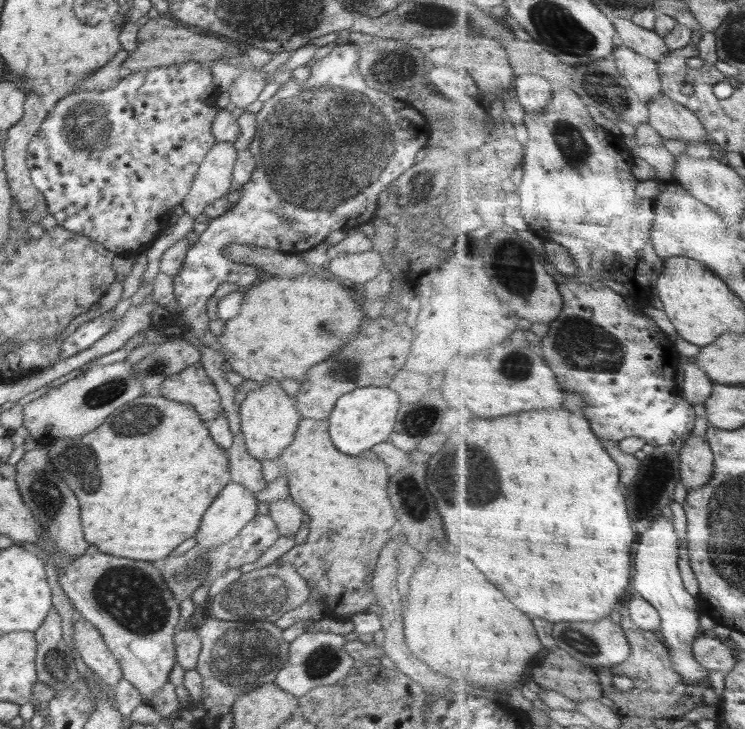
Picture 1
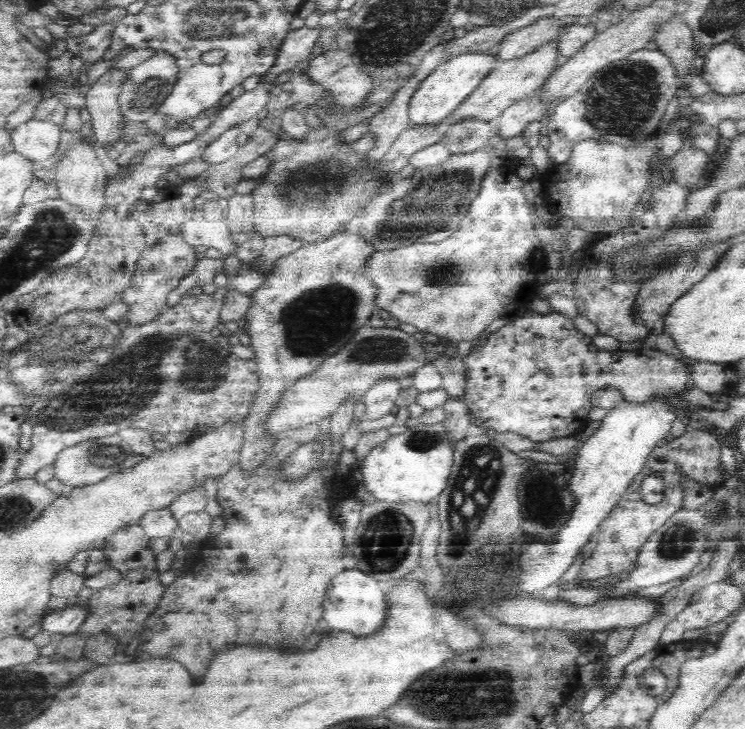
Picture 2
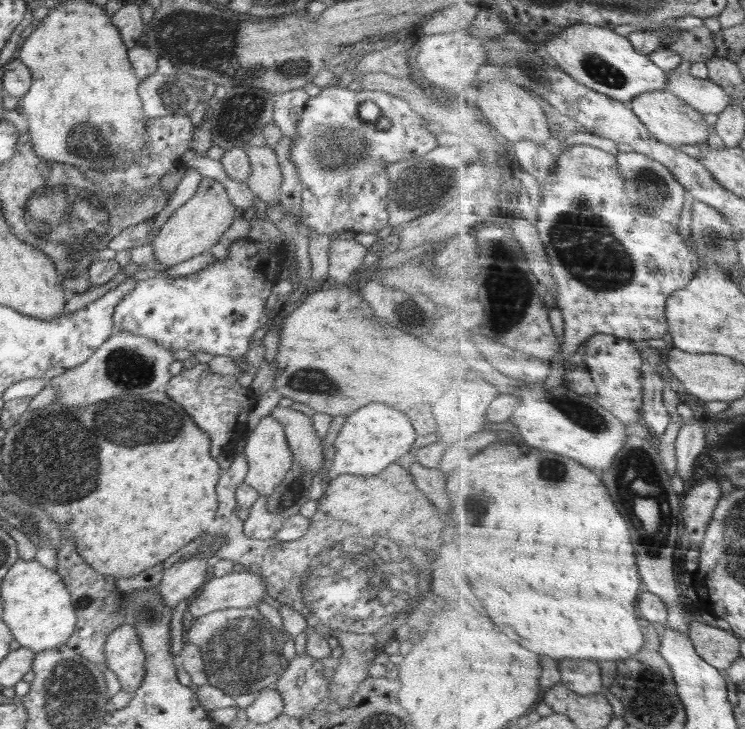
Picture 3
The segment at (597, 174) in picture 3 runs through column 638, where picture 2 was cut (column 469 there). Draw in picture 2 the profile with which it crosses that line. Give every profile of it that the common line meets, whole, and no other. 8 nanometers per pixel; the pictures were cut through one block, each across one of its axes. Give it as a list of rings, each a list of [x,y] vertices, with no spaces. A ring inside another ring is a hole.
[[[502,155],[504,162],[496,168],[488,167],[480,180],[479,192],[473,198],[466,214],[461,218],[458,230],[444,242],[434,244],[408,244],[398,248],[376,251],[370,259],[368,275],[377,286],[377,309],[387,310],[401,322],[413,324],[419,334],[430,332],[448,342],[472,341],[502,316],[527,305],[536,295],[545,267],[541,256],[540,238],[532,226],[532,213],[524,186],[530,180],[523,180],[516,170],[520,160],[515,155]]]

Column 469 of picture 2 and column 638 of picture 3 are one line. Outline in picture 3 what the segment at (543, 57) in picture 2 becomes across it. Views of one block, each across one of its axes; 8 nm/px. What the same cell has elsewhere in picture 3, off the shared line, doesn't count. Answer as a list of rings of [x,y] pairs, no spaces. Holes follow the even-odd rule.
[[[670,90],[646,92],[630,104],[640,117],[644,125],[653,133],[653,136],[672,146],[684,147],[686,144],[708,144],[711,136],[711,127],[704,120],[703,114],[690,103],[678,97]]]

